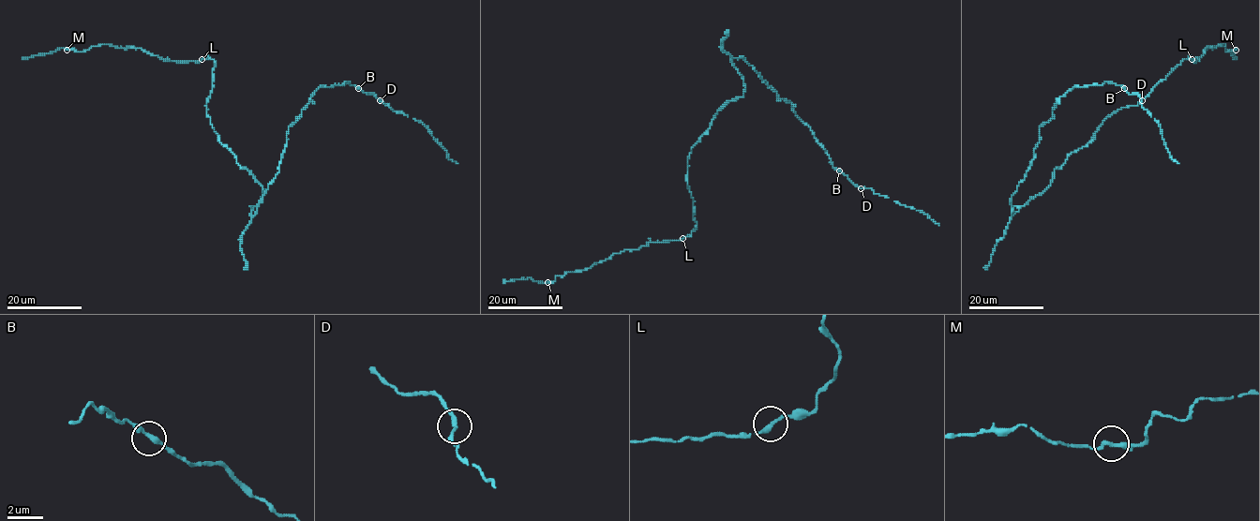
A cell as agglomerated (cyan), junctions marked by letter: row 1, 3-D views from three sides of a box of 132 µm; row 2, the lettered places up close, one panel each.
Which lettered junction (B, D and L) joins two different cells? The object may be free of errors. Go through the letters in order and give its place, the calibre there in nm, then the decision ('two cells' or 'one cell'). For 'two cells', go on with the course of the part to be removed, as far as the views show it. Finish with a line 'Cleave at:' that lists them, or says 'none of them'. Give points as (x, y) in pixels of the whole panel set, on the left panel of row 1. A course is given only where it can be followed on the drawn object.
B: place (358, 88); calibre 240 nm; one cell
D: place (380, 100); calibre 240 nm; one cell
L: place (202, 59); calibre 240 nm; one cell
Cleave at: none of them

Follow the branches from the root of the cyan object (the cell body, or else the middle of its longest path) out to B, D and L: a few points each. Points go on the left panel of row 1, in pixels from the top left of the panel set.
B: (262, 188), (252, 215), (278, 171), (288, 128), (311, 95), (321, 86), (346, 81), (358, 88)
D: (262, 188), (262, 197), (252, 208), (252, 215), (278, 171), (288, 128), (321, 86), (346, 81), (379, 100)
L: (262, 188), (246, 169), (239, 165), (214, 129), (206, 103), (213, 88), (216, 61), (210, 58), (202, 59)

